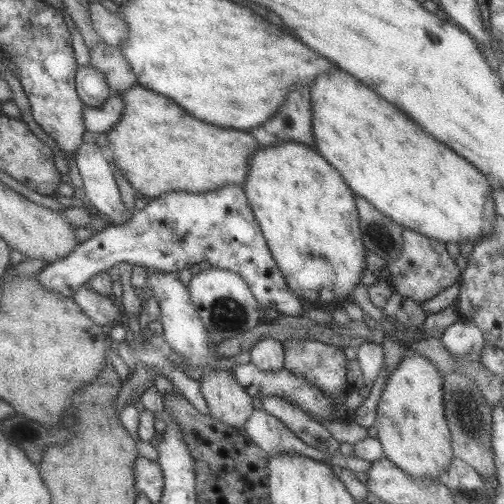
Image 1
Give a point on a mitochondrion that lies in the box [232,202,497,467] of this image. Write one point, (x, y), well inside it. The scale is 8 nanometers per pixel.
(466, 410)

